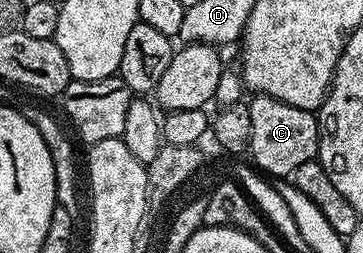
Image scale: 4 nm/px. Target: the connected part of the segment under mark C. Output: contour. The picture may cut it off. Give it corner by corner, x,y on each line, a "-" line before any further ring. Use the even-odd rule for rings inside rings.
262,93
254,96
255,100
247,103
249,109
249,129
251,130
251,146
249,155
255,158
254,166
260,172
271,177
289,177
297,165
305,165
305,161
316,158
319,154
319,121
316,112
297,109
285,101
277,101

